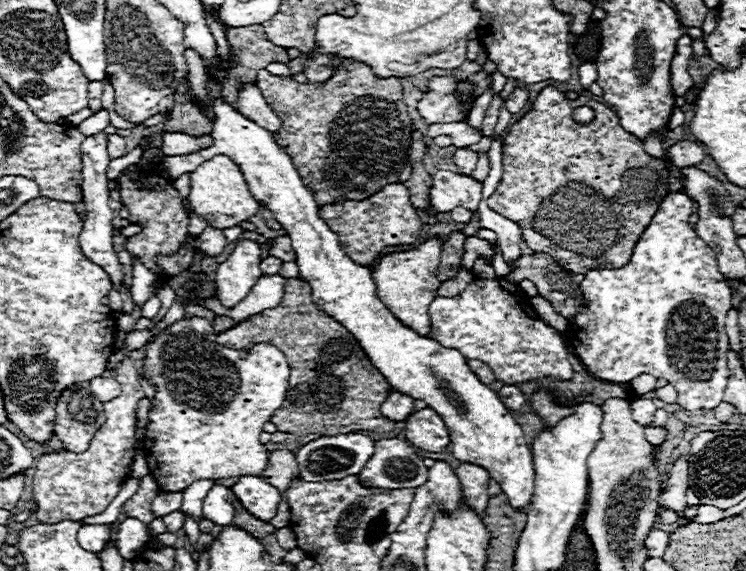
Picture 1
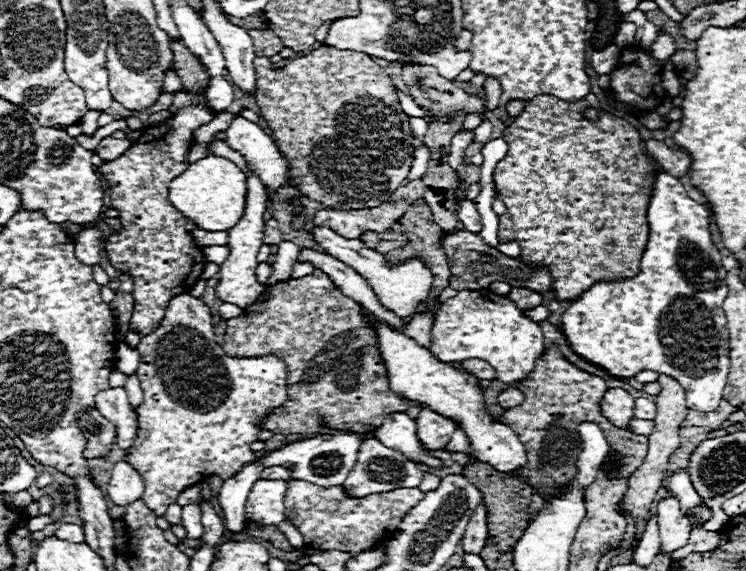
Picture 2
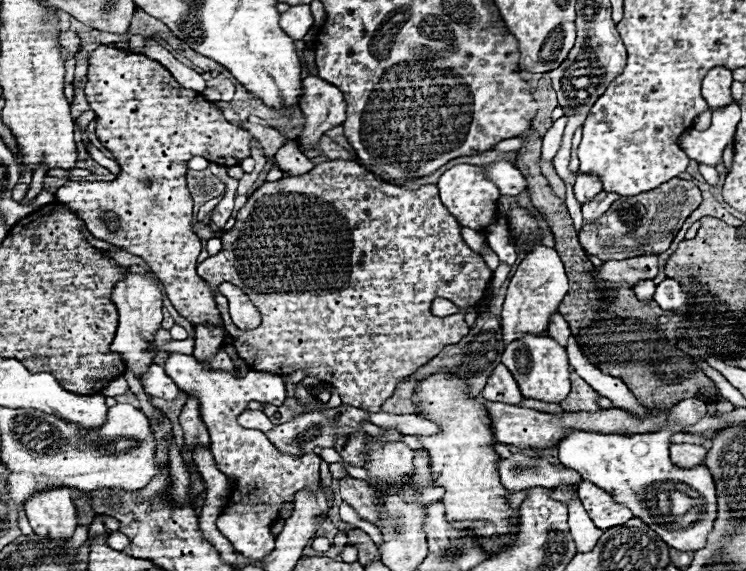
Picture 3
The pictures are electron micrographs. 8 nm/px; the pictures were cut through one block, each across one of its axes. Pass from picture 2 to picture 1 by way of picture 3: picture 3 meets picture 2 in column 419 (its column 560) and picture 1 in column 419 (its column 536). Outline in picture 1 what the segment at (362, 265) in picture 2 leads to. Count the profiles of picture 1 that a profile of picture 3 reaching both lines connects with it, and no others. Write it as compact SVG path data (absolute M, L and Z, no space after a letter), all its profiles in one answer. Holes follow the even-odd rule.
M428 240L416 248L400 250L384 254L376 260L376 264L370 264L372 278L376 282L376 296L388 306L388 310L402 322L408 324L414 332L420 332L426 336L430 332L430 316L428 306L436 298L436 290L440 288L440 280L436 278L438 264L440 264L440 252L442 252L442 240Z

